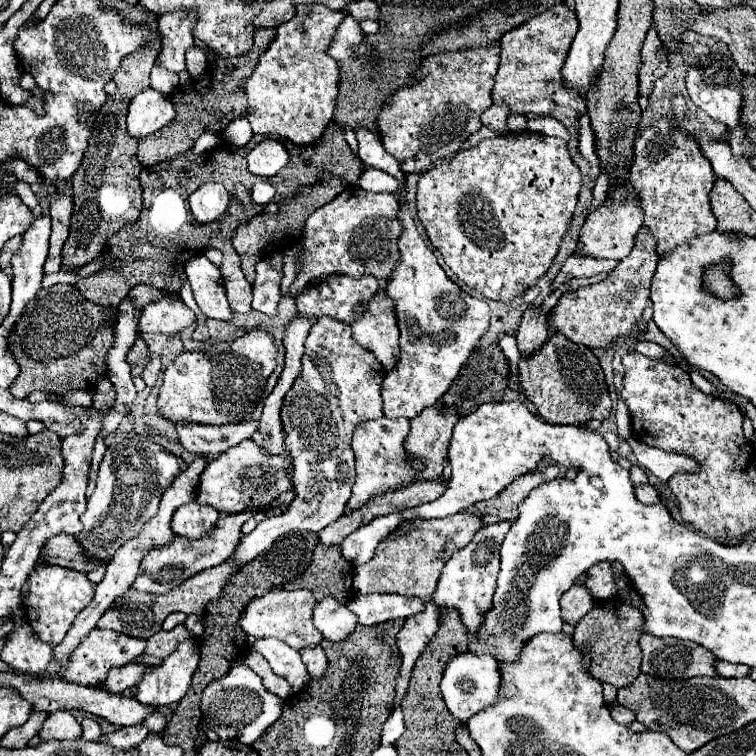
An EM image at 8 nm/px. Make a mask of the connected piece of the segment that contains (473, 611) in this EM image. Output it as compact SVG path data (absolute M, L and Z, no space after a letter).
M500 522L500 524L488 524L482 528L468 546L464 546L460 552L456 552L448 564L442 570L440 582L436 592L432 594L432 602L444 610L444 608L456 608L462 616L462 622L466 624L470 636L478 632L478 628L484 624L486 612L492 608L492 594L496 590L496 578L498 578L498 550L500 544L510 530L510 522Z

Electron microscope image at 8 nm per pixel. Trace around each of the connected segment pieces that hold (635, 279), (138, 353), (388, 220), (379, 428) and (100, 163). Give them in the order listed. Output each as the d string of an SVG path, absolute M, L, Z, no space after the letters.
M642 228L636 236L630 256L620 260L606 280L578 288L574 292L564 292L560 296L554 314L550 314L550 326L558 334L564 334L572 342L584 344L588 348L606 348L612 340L630 334L648 304L656 262L658 254L652 244L652 236L648 236L648 232Z
M140 338L140 340L136 340L136 348L132 350L132 354L128 354L128 362L130 362L130 364L138 364L138 362L146 360L148 356L150 356L150 352L148 352L144 340Z
M348 186L332 202L314 210L304 224L304 234L300 240L304 246L304 256L300 260L302 268L290 286L290 306L294 306L294 296L300 294L306 284L330 274L348 274L354 278L374 274L380 282L388 280L388 274L392 274L396 258L400 256L400 222L396 222L396 208L396 194L376 194Z
M406 418L368 420L368 424L362 424L362 428L356 428L352 436L352 448L356 454L356 482L352 488L352 498L348 500L352 508L366 504L374 496L396 492L416 482L420 468L424 468L424 464L416 458L410 458L408 452L404 450L404 440L408 436L408 430L410 430L410 422Z
M150 40L136 52L128 54L116 74L116 92L106 98L106 104L100 108L96 122L92 126L92 134L88 138L88 148L84 152L80 168L72 174L72 190L74 190L74 212L70 220L70 236L62 248L62 268L76 270L92 262L106 246L106 240L116 234L124 224L132 224L140 214L140 196L142 188L138 182L138 174L142 170L136 152L138 142L128 136L126 130L126 108L130 100L150 86L150 70L160 52L160 40Z

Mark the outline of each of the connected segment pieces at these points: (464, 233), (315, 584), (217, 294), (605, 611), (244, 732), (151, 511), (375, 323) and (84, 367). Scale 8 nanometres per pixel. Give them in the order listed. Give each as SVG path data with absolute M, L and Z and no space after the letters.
M524 130L486 138L478 146L460 150L448 162L442 162L422 174L416 206L418 218L430 242L442 254L442 260L458 276L458 280L482 298L508 302L536 286L538 278L546 274L572 220L578 192L580 172L570 160L566 142L562 138L550 138Z
M318 544L310 566L294 578L292 582L286 582L284 590L296 590L296 588L308 588L316 600L322 600L326 596L334 596L338 602L346 604L352 596L352 564L344 560L336 546L324 546Z
M204 254L190 258L184 266L188 282L192 284L194 298L200 312L206 318L230 320L232 308L228 306L224 284L220 280L220 270Z
M618 596L594 606L594 610L588 612L576 624L574 632L574 644L594 660L590 674L596 680L612 684L616 688L628 686L628 682L632 682L634 676L640 674L642 652L638 646L638 638L640 638L640 610L622 604Z
M234 664L232 670L230 670L226 676L214 680L214 682L204 690L204 694L202 694L202 722L204 722L204 726L208 726L210 730L214 730L220 740L238 740L238 742L242 742L242 744L252 744L252 742L256 742L256 740L266 732L266 728L268 728L272 722L278 720L278 716L282 714L282 704L284 704L284 700L278 698L278 696L274 696L274 694L270 694L270 692L262 686L262 680L260 680L248 666L238 666L238 664Z
M136 432L114 434L100 464L96 488L88 498L86 512L80 516L84 528L74 536L84 548L84 554L94 562L108 562L114 552L136 536L142 524L158 512L158 502L164 490L178 474L180 460L158 442L152 442Z
M378 290L376 296L368 302L368 308L362 316L356 318L352 324L352 334L358 344L368 348L370 352L380 358L380 364L384 364L386 370L394 368L394 364L400 358L398 350L398 328L396 328L396 316L392 312L392 302L384 300L384 292Z
M56 284L48 290L40 288L8 336L8 350L20 366L10 394L28 398L34 390L66 394L96 388L96 380L106 374L104 356L112 346L114 322L116 310L88 302L74 286Z

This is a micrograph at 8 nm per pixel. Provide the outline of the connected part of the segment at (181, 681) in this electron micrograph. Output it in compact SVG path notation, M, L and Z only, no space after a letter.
M186 638L184 642L180 642L176 646L176 650L168 658L162 660L162 664L144 672L144 676L136 684L136 700L140 700L140 704L152 706L152 708L162 708L162 706L176 704L186 694L186 690L190 686L190 680L192 680L192 674L198 666L198 660L200 660L198 642L194 638Z

